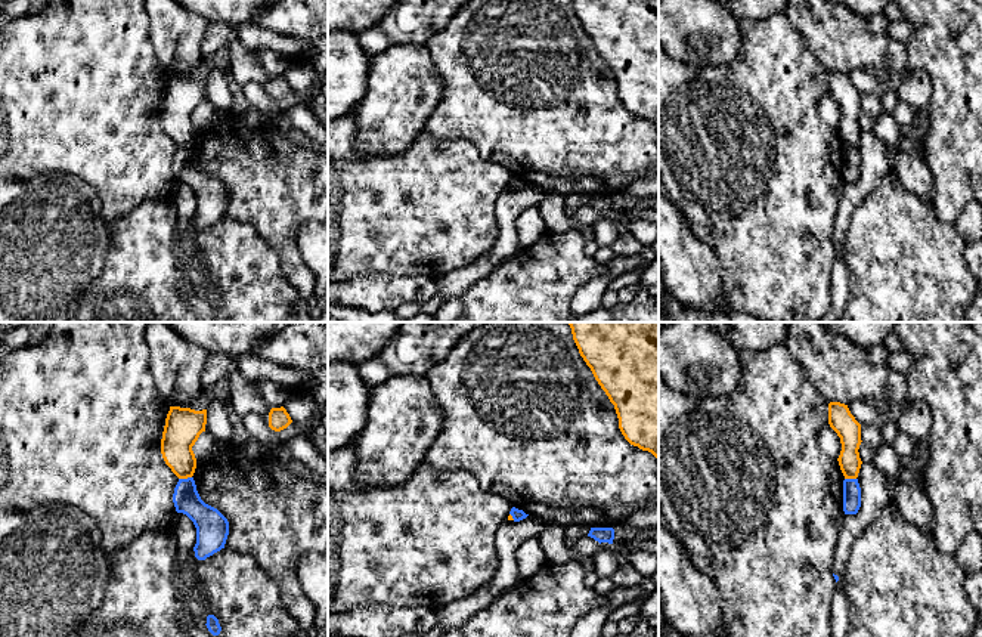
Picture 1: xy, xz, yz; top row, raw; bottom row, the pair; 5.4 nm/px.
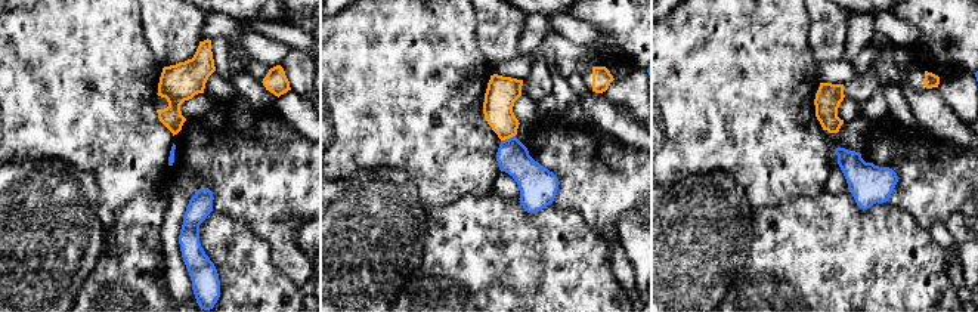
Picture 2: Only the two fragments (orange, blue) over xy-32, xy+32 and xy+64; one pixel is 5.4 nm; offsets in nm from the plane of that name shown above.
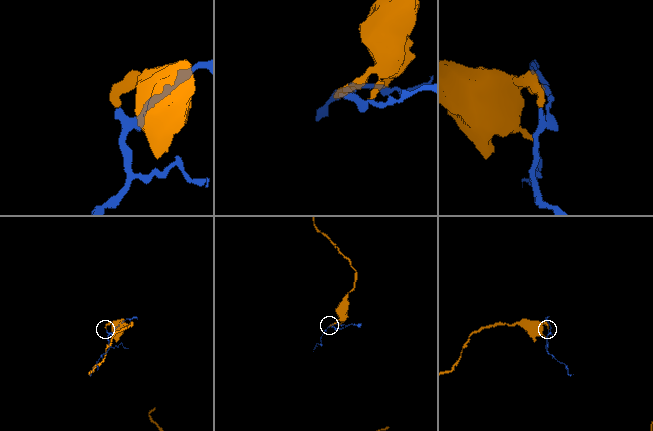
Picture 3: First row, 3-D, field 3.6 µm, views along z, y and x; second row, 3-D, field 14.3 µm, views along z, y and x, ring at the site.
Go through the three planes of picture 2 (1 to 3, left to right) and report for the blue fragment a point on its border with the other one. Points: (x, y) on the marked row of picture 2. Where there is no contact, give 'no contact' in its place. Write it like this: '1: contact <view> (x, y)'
1: no contact
2: contact xy+32 (507, 138)
3: no contact

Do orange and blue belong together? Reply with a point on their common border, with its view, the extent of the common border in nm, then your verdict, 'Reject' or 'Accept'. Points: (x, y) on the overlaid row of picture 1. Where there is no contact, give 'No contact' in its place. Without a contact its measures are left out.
Touches orange at xy (185, 478). Shared border 70 nm. Reject

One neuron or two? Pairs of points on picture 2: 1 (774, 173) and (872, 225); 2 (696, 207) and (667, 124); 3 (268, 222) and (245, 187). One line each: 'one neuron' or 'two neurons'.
1: two neurons
2: two neurons
3: one neuron

